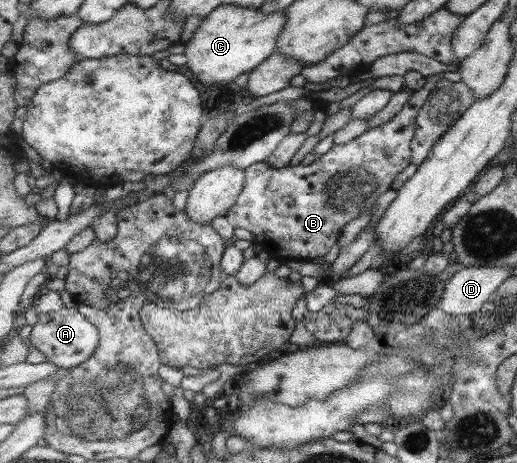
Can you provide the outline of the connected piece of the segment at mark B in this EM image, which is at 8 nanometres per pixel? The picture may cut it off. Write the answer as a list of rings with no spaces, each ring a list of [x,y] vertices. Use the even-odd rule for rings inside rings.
[[[443,73],[430,76],[425,86],[412,94],[405,107],[390,122],[365,131],[348,144],[334,145],[309,165],[303,166],[300,163],[297,166],[289,164],[284,168],[272,168],[261,162],[249,166],[245,169],[246,186],[230,213],[225,216],[229,225],[233,226],[233,229],[242,228],[249,231],[255,238],[255,243],[273,259],[311,261],[313,258],[325,256],[330,248],[337,244],[341,229],[355,218],[365,215],[365,212],[373,212],[373,206],[379,196],[383,196],[391,188],[397,174],[411,164],[409,158],[412,148],[409,148],[409,142],[412,142],[418,130],[418,114],[426,105],[427,97],[431,95],[435,84],[443,78]]]

